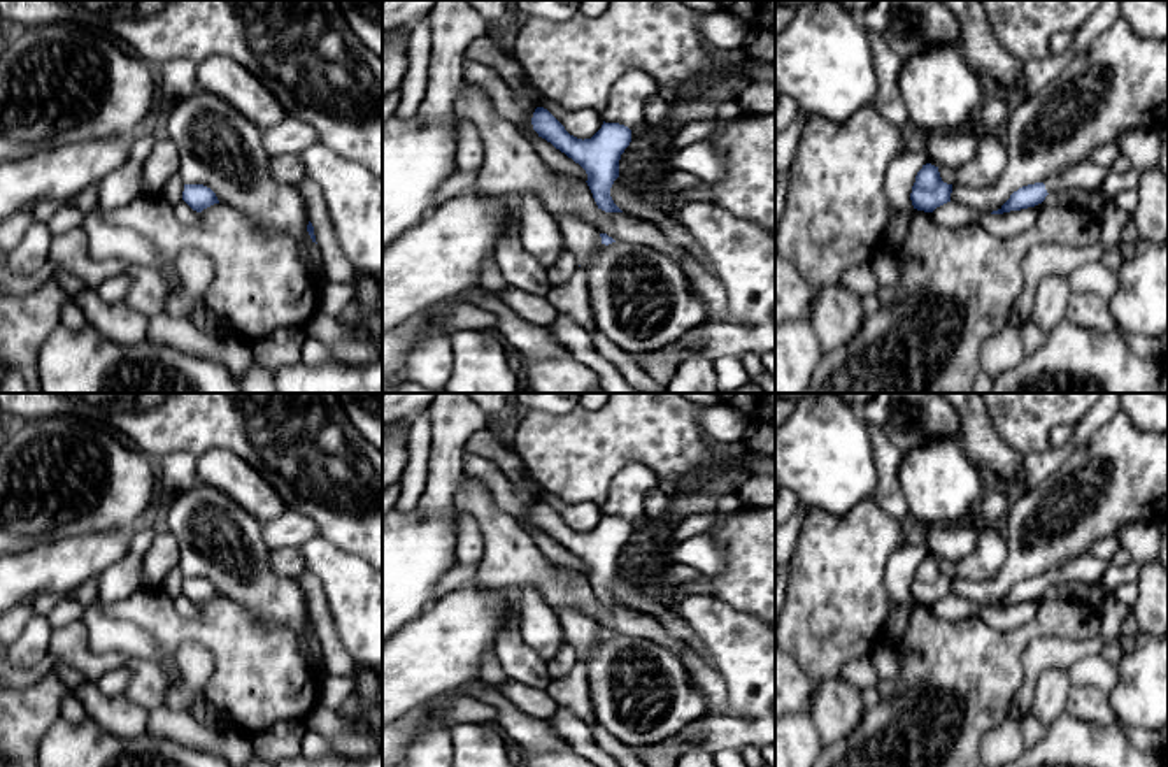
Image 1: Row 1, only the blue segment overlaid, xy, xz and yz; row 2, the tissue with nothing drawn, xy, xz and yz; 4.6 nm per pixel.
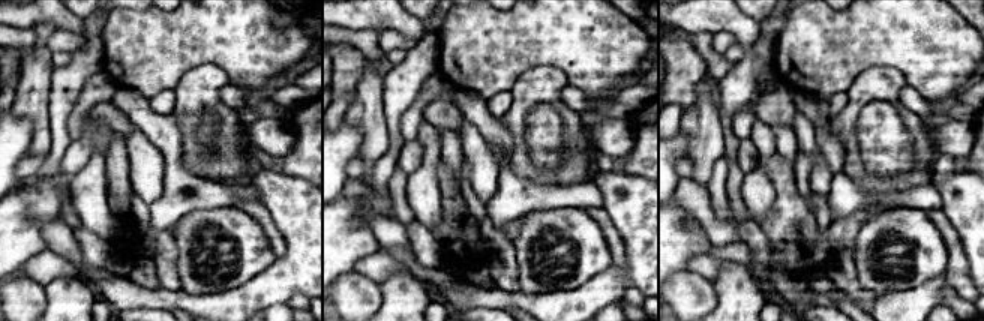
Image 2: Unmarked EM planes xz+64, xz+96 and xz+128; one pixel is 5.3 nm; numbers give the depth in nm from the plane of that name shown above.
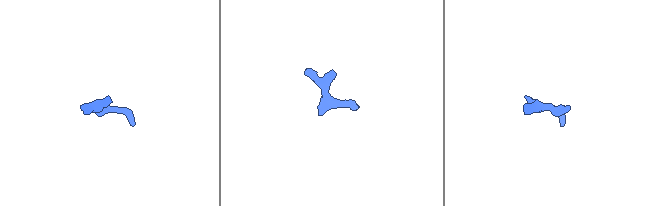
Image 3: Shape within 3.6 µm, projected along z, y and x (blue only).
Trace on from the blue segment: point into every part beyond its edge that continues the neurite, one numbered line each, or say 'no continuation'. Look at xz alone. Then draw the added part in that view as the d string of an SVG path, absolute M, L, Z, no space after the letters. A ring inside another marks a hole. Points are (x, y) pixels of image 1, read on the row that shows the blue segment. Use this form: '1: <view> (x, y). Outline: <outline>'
no continuation

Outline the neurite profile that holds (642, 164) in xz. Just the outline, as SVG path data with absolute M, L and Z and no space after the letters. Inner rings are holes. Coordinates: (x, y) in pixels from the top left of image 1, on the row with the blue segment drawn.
M638 68L628 70L610 90L602 114L605 123L619 123L631 130L631 142L619 160L619 179L645 200L666 205L658 184L668 174L670 137L644 118L645 102L658 95L656 79Z

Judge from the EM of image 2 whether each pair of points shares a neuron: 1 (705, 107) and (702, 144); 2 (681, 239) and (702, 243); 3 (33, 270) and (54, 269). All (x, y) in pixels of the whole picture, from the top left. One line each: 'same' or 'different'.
1: same
2: same
3: same

